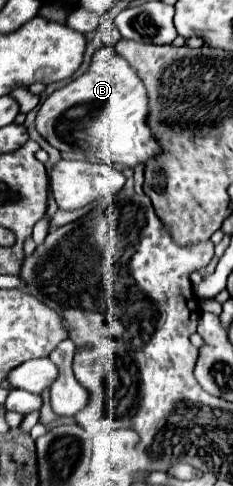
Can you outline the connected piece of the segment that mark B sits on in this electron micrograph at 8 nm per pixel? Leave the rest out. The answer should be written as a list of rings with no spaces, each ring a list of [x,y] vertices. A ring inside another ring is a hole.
[[[100,47],[96,53],[94,53],[94,57],[92,57],[92,63],[90,63],[90,67],[88,67],[88,71],[84,73],[84,75],[80,75],[80,77],[76,77],[76,79],[72,79],[70,83],[66,83],[62,89],[58,89],[58,91],[54,91],[44,103],[42,103],[42,107],[40,107],[40,111],[38,111],[38,117],[36,117],[36,129],[38,129],[38,133],[50,143],[50,145],[54,145],[58,151],[66,151],[66,153],[78,153],[78,155],[84,155],[84,160],[64,160],[64,161],[90,161],[90,163],[108,163],[108,165],[112,165],[112,163],[118,163],[118,165],[126,165],[126,167],[136,167],[136,165],[144,165],[146,161],[150,161],[152,157],[158,157],[160,153],[162,153],[162,147],[160,147],[160,143],[156,141],[156,137],[154,137],[154,133],[152,133],[152,129],[148,127],[148,95],[146,95],[146,87],[144,87],[144,83],[140,81],[140,77],[138,77],[138,73],[134,71],[134,67],[124,59],[124,57],[120,57],[118,53],[116,53],[116,49],[112,49],[112,47]]]

